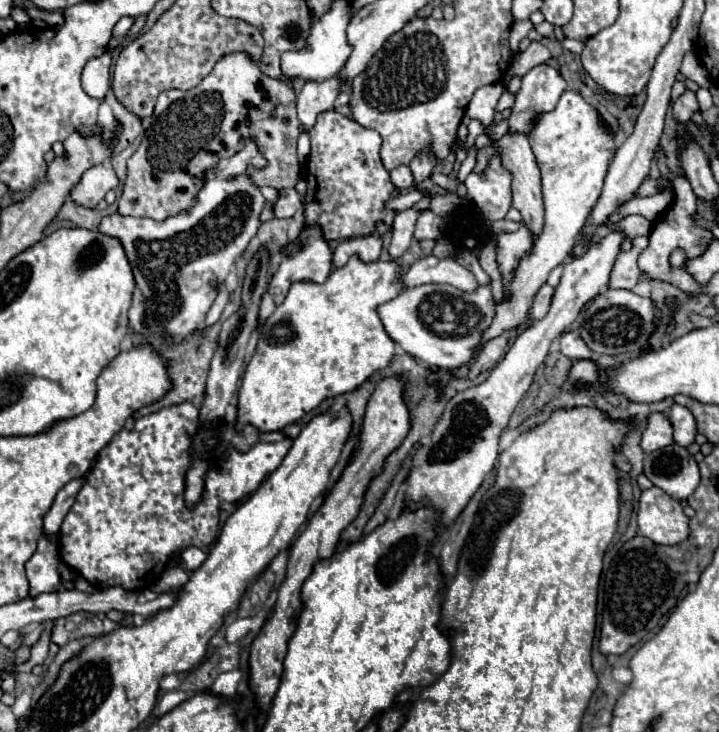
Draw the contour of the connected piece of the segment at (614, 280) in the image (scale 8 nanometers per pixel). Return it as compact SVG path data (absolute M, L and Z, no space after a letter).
M638 236L638 238L632 240L632 244L634 244L632 250L620 252L620 256L616 258L616 264L612 266L612 276L610 276L610 282L608 282L610 288L626 288L626 290L630 290L638 282L640 268L636 264L636 260L638 260L638 252L648 246L648 238Z

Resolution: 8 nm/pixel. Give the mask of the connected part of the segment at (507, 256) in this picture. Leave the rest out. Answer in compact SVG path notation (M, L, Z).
M520 224L516 232L502 232L498 234L498 256L496 262L502 270L504 282L512 280L512 272L518 266L518 260L526 254L526 250L532 248L532 232L528 232L526 224Z

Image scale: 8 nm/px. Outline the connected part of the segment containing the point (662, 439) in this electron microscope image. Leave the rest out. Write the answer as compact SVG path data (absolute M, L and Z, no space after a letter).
M656 412L648 418L648 428L644 430L640 446L644 448L644 452L652 452L652 450L660 450L668 444L674 444L672 424L670 424L666 414Z

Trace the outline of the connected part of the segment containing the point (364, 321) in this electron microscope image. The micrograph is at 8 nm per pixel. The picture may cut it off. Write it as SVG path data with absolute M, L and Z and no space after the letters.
M356 256L342 268L332 270L324 284L294 282L286 300L274 310L260 330L260 340L254 356L250 358L242 384L238 390L238 412L234 428L240 432L244 426L254 426L258 432L274 432L298 422L304 414L314 410L324 398L346 394L358 388L372 372L386 368L394 356L394 342L384 332L376 314L376 306L392 300L404 290L400 284L400 266L396 262L364 264Z

